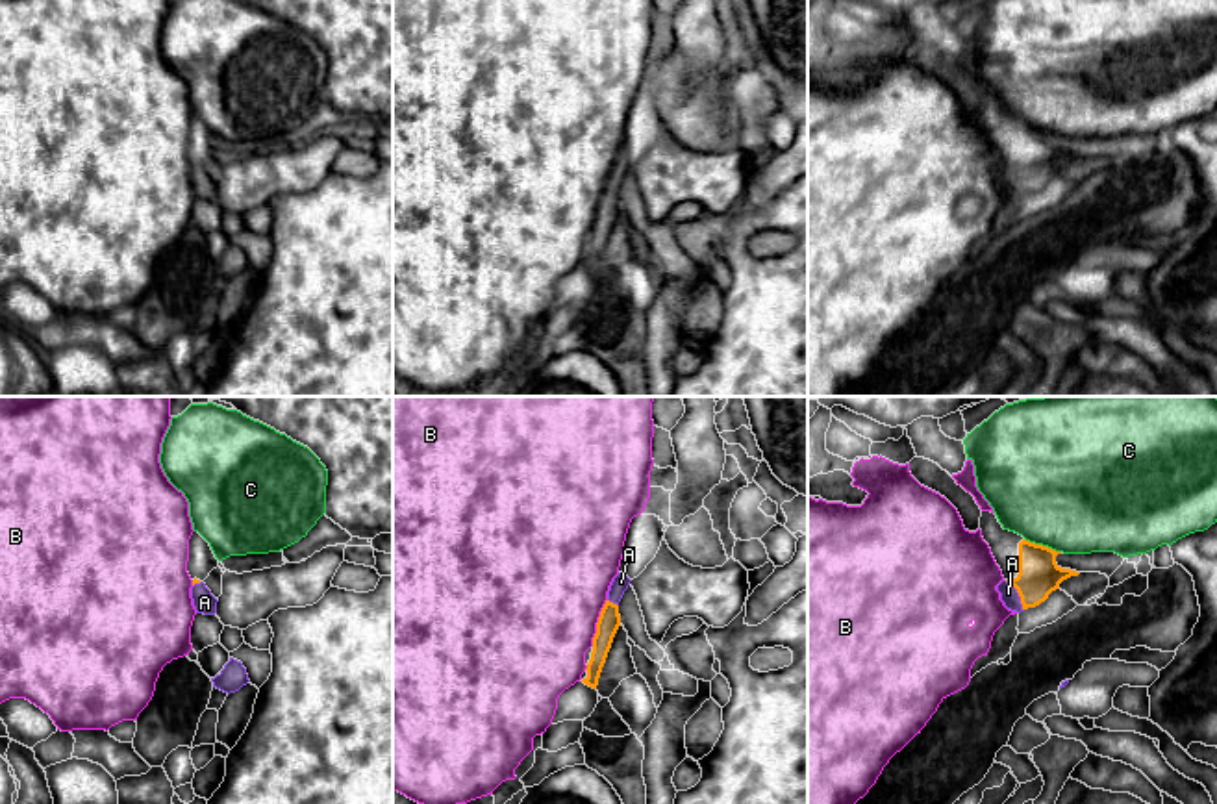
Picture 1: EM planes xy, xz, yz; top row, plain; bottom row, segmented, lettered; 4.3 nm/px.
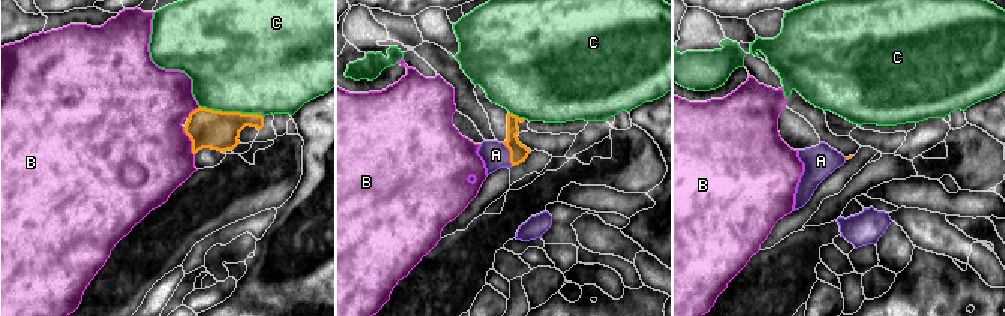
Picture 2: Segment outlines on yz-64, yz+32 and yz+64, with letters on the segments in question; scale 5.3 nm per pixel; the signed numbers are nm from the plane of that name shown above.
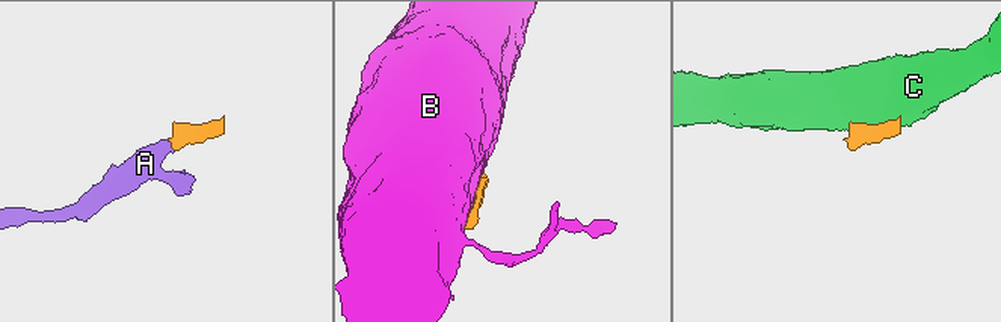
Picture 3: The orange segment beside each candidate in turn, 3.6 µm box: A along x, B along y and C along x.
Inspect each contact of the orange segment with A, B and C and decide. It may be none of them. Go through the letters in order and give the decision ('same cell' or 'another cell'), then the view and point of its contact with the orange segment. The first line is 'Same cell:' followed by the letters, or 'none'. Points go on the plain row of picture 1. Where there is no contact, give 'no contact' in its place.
Same cell: A
A: same cell; contact yz (1019, 180)
B: another cell; contact xz (597, 208)
C: another cell; contact yz (1041, 130)

